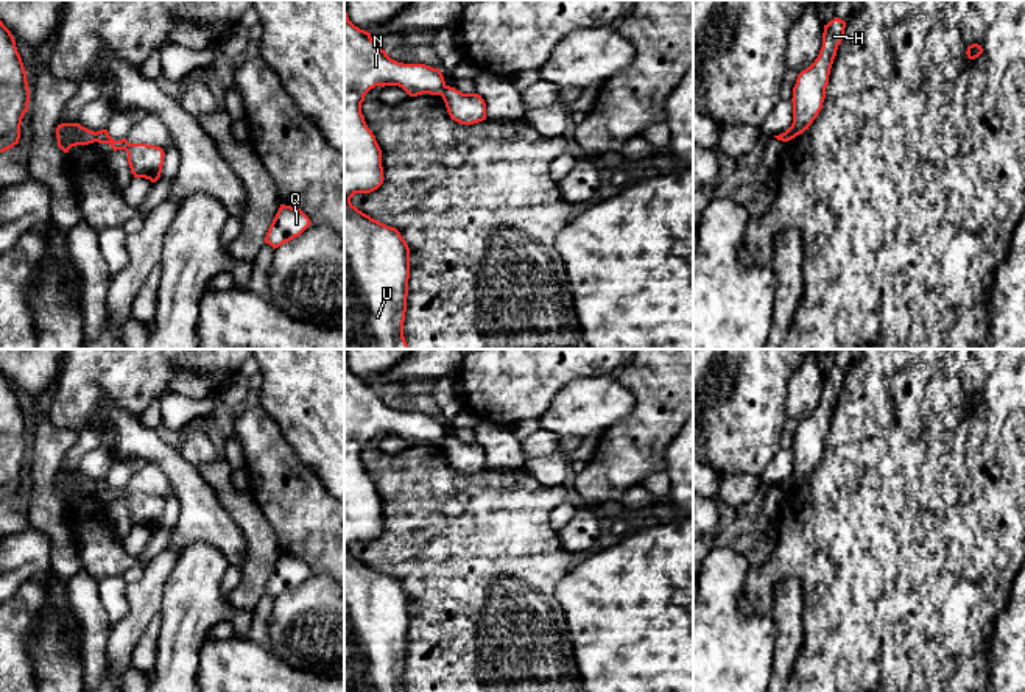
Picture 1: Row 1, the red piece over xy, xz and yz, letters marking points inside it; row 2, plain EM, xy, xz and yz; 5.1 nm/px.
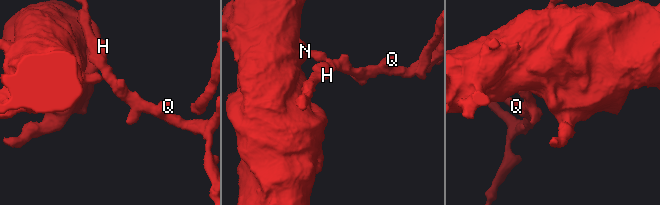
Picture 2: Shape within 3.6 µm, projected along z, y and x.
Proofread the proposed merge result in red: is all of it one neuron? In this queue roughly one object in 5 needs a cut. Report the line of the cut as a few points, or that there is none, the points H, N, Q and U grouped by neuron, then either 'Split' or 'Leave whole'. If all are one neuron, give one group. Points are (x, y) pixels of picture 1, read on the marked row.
Split along xz (446, 86), (441, 95). Groups: H Q / N U. Split

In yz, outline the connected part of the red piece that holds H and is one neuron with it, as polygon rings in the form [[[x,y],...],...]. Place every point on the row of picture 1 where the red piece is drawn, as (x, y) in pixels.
[[[835,17],[824,25],[822,47],[815,62],[798,75],[793,87],[793,123],[782,134],[784,142],[802,134],[822,109],[829,75],[844,36],[846,22]]]

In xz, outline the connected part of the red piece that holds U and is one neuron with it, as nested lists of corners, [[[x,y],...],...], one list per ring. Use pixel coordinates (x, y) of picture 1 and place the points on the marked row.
[[[344,0],[344,349],[408,349],[403,337],[410,248],[396,228],[358,210],[350,198],[371,193],[383,184],[382,150],[361,114],[365,95],[375,86],[399,86],[410,97],[442,95],[446,81],[439,69],[403,64],[379,48],[371,33],[355,26]]]

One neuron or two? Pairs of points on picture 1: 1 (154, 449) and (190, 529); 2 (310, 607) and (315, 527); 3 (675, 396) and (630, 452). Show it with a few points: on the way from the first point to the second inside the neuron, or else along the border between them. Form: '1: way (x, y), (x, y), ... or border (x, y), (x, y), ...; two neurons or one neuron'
1: way (175, 468), (190, 487), (190, 508); one neuron
2: border (312, 571), (327, 574); two neurons
3: way (665, 410), (641, 438); one neuron

